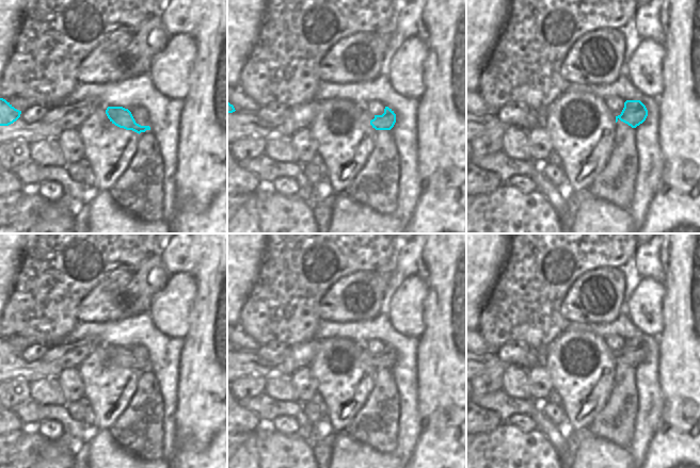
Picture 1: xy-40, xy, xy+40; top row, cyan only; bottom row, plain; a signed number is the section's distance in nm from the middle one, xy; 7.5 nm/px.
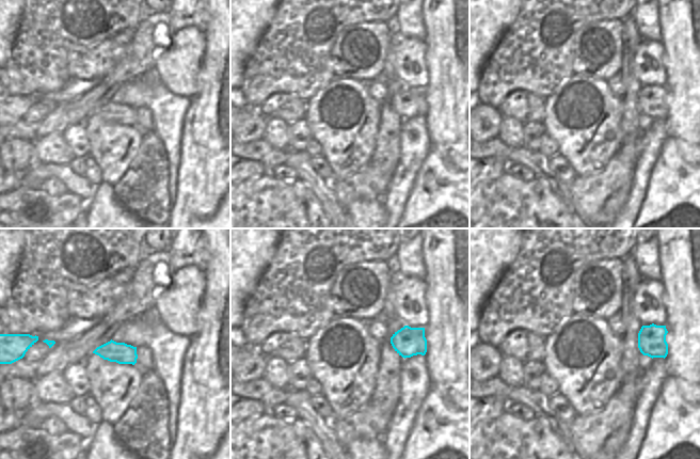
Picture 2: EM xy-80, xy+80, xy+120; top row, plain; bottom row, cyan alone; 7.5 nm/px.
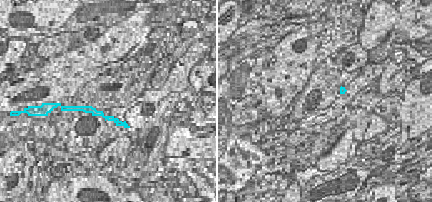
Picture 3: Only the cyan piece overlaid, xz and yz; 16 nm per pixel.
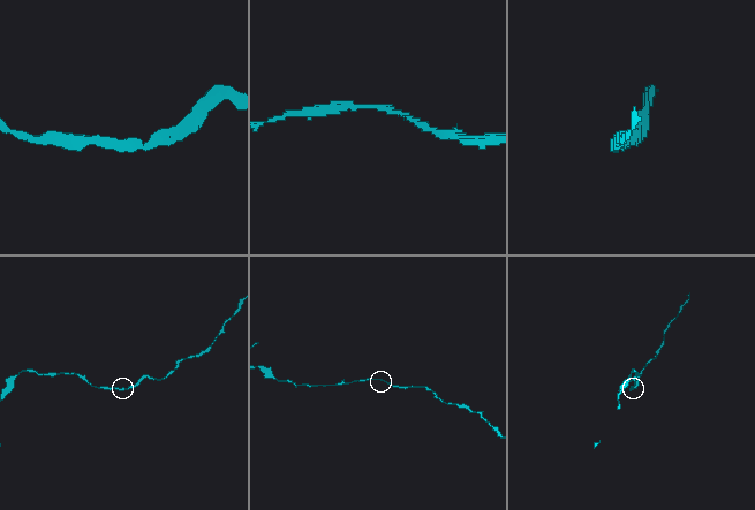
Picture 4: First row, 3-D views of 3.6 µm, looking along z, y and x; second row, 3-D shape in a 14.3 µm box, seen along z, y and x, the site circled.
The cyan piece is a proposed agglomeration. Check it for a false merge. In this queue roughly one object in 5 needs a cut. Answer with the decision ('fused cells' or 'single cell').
single cell

